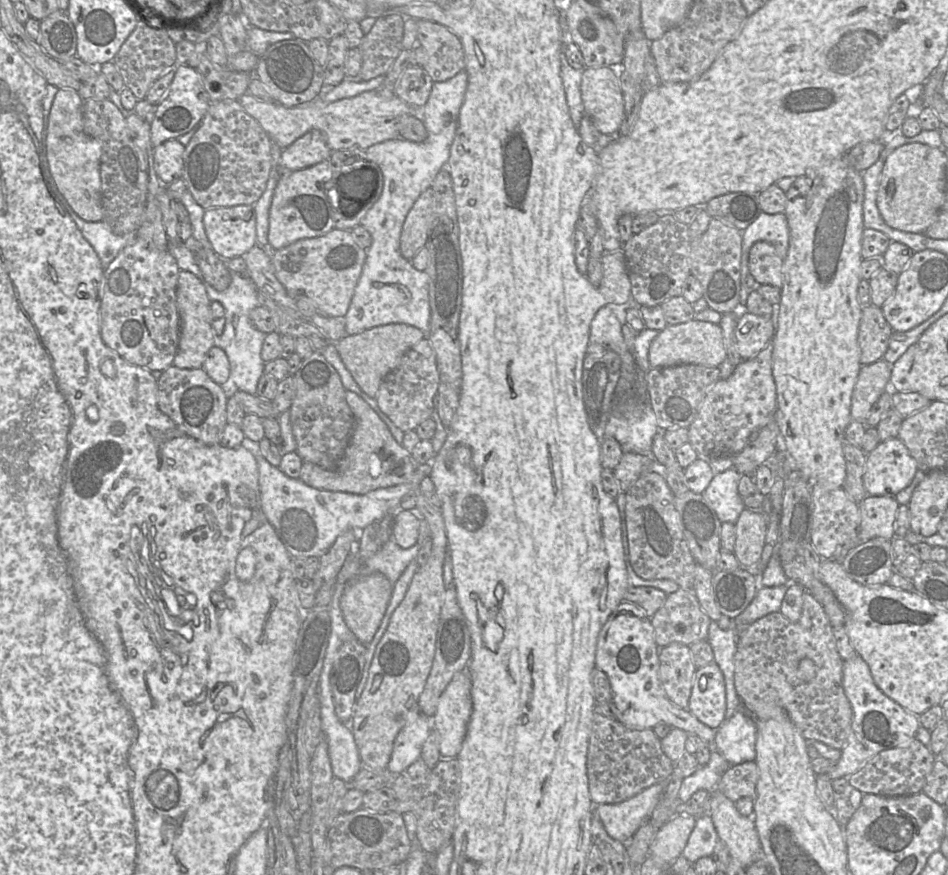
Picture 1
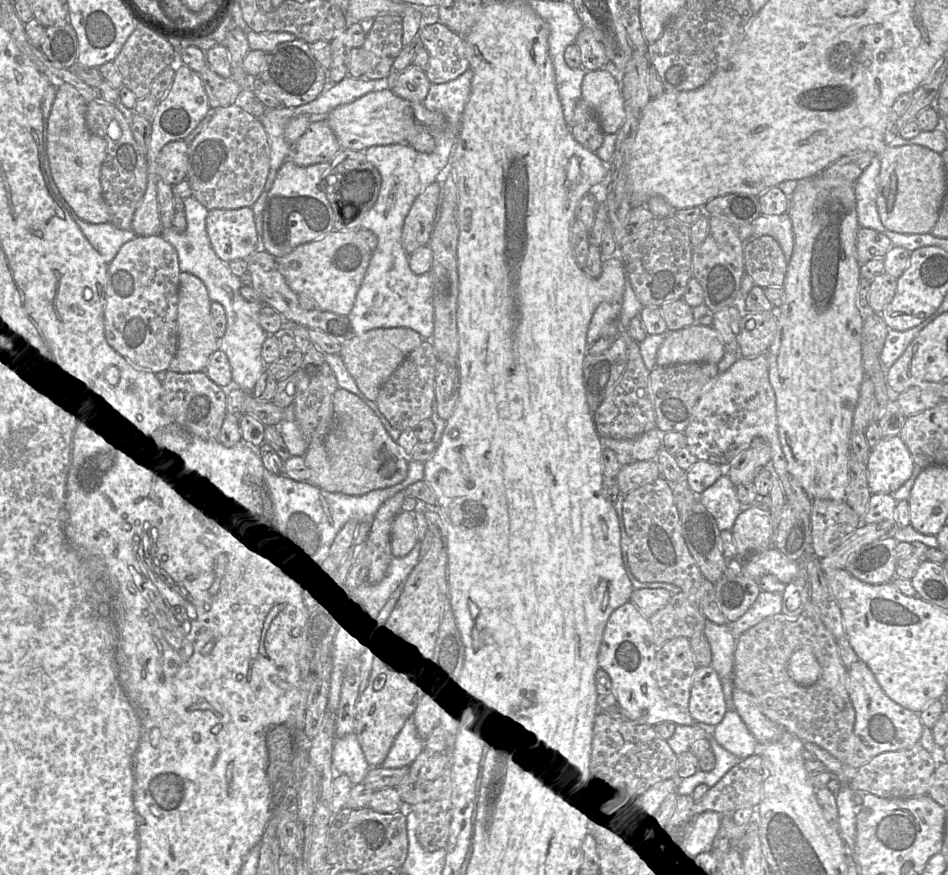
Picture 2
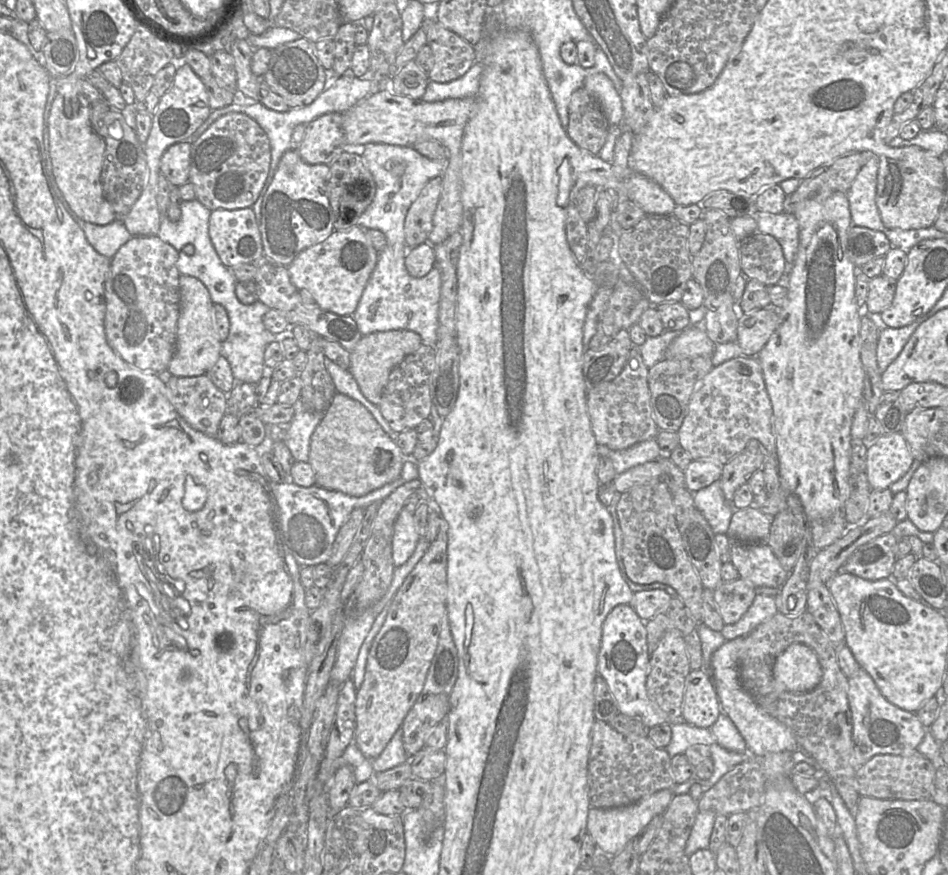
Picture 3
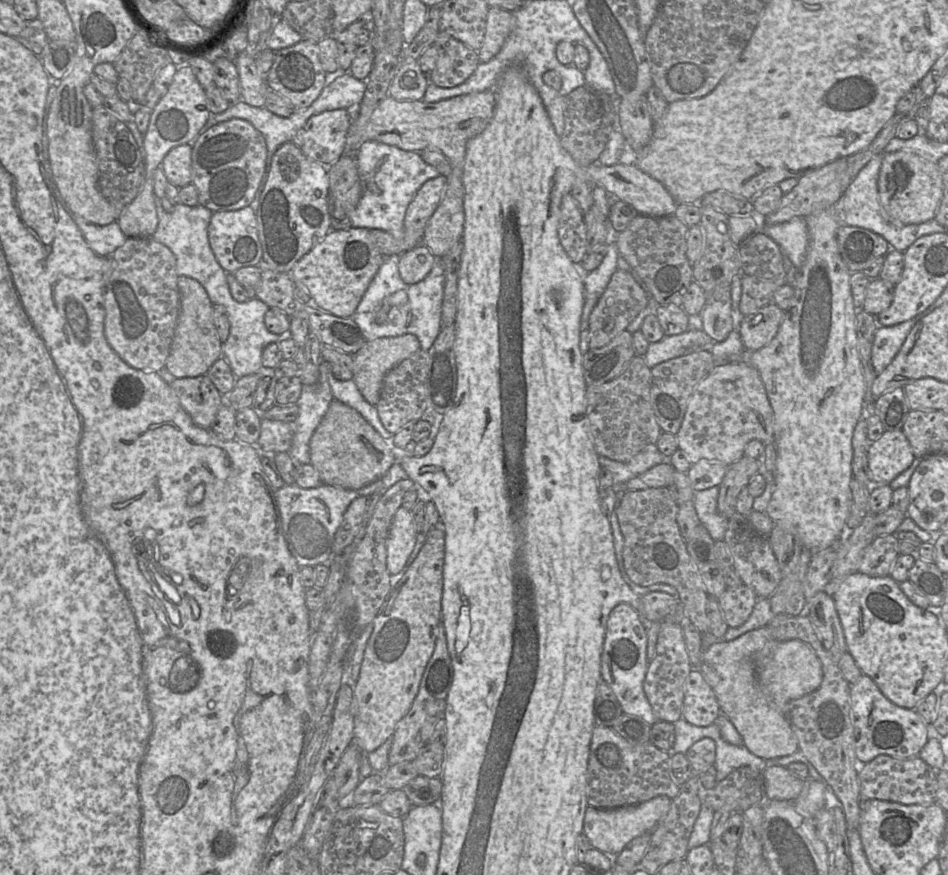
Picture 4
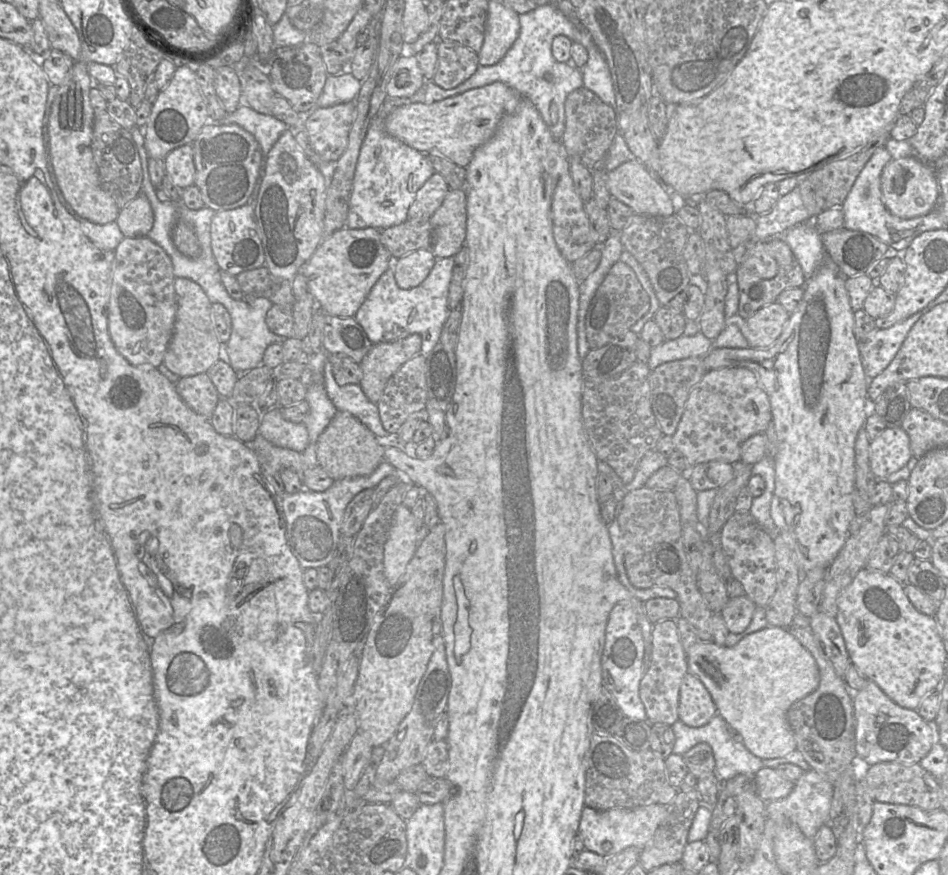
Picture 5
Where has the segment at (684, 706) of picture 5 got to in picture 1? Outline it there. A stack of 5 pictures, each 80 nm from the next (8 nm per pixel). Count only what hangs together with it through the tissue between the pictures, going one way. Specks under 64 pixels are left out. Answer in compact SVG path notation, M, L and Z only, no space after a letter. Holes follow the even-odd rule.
M713 661L696 670L687 709L703 724L716 730L725 721L726 687L724 675Z

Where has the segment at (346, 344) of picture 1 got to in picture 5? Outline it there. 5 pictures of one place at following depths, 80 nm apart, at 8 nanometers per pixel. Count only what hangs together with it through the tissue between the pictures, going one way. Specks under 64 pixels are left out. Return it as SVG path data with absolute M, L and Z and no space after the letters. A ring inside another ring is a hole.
M411 334L395 342L373 344L369 352L359 364L362 370L362 379L359 383L366 397L374 404L380 400L389 378L408 360L420 354L421 336Z

